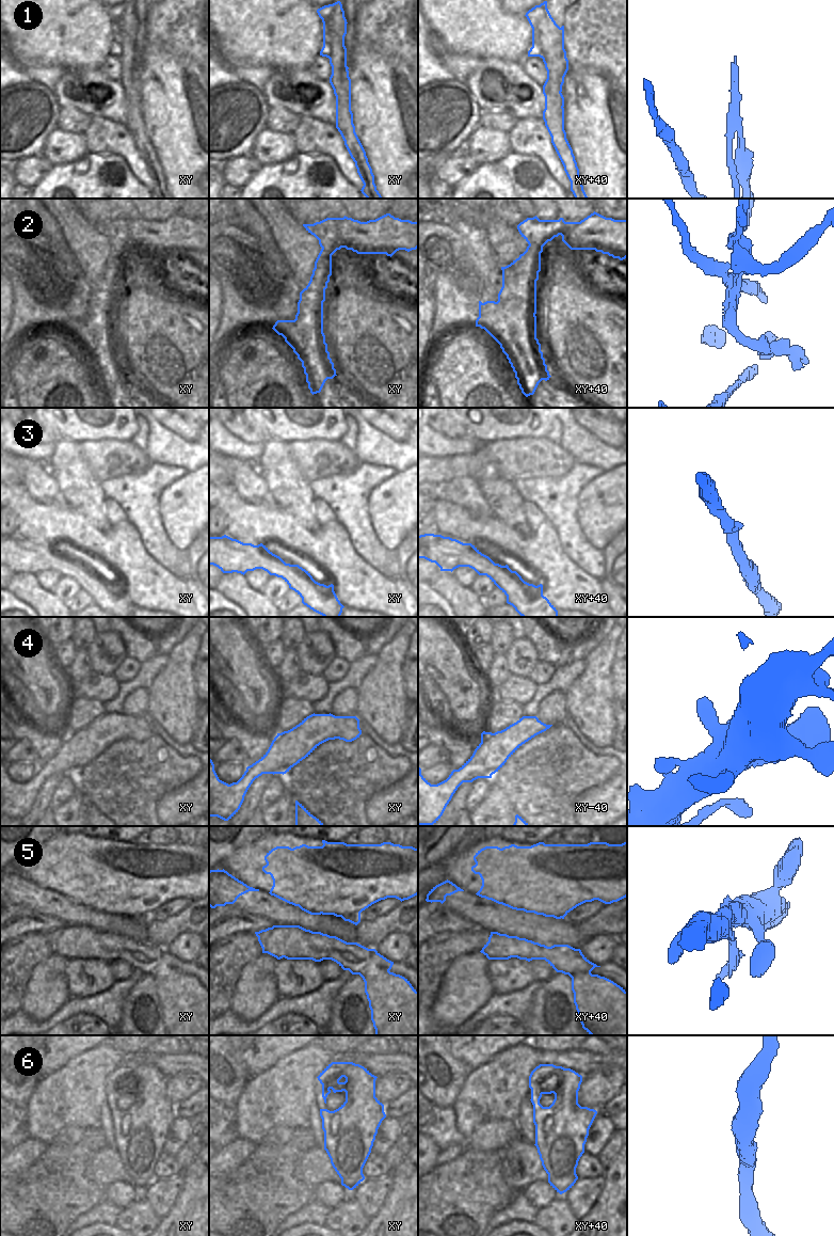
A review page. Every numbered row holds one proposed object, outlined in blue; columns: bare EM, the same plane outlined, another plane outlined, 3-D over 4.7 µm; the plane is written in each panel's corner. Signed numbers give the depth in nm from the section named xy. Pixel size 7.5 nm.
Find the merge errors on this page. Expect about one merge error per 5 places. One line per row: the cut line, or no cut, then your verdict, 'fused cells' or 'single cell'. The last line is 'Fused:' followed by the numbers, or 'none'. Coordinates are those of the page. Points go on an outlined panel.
1: cut xy (333, 4), (330, 59); fused cells
2: cut xy+40 (529, 243), (535, 242), (542, 247); fused cells
3: cut none; single cell
4: cut none; single cell
5: cut none; single cell
6: cut none; single cell
Fused: 1, 2

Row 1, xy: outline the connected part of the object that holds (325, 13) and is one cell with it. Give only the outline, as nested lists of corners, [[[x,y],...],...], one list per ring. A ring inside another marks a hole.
[[[333,4],[324,5],[317,10],[319,17],[323,22],[323,47],[320,56],[332,58],[332,47],[330,45],[330,32],[334,30],[334,6]]]

